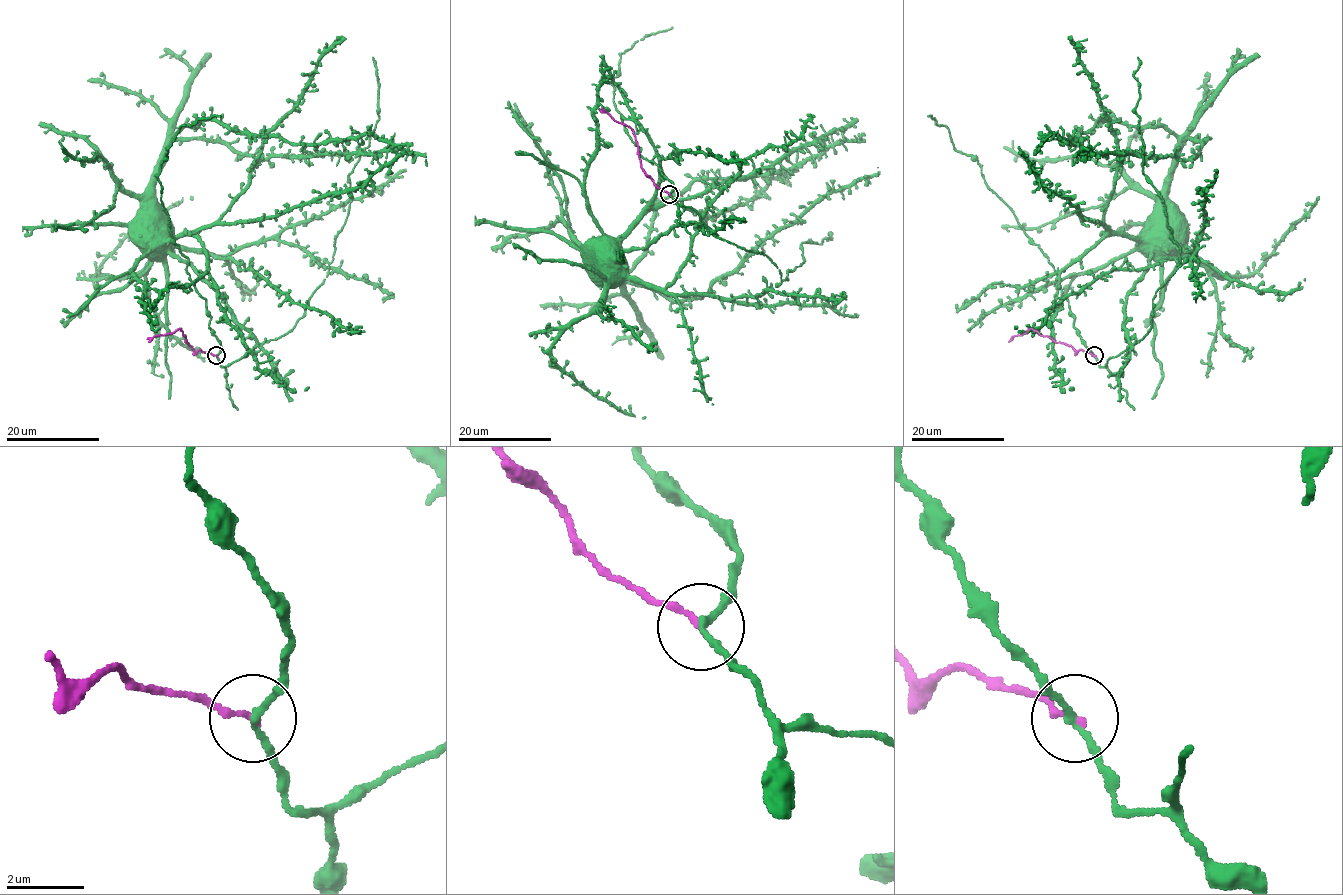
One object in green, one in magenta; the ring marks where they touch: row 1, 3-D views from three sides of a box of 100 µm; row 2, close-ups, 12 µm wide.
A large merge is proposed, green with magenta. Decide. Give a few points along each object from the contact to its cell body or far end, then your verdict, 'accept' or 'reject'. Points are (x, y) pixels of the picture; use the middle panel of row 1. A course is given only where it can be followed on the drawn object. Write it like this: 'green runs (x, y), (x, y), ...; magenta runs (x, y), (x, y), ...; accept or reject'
green runs (669, 194), (678, 205), (696, 211), (708, 229), (685, 223), (660, 232), (644, 247), (597, 246); magenta runs (669, 194), (641, 166), (633, 130), (599, 110); reject

